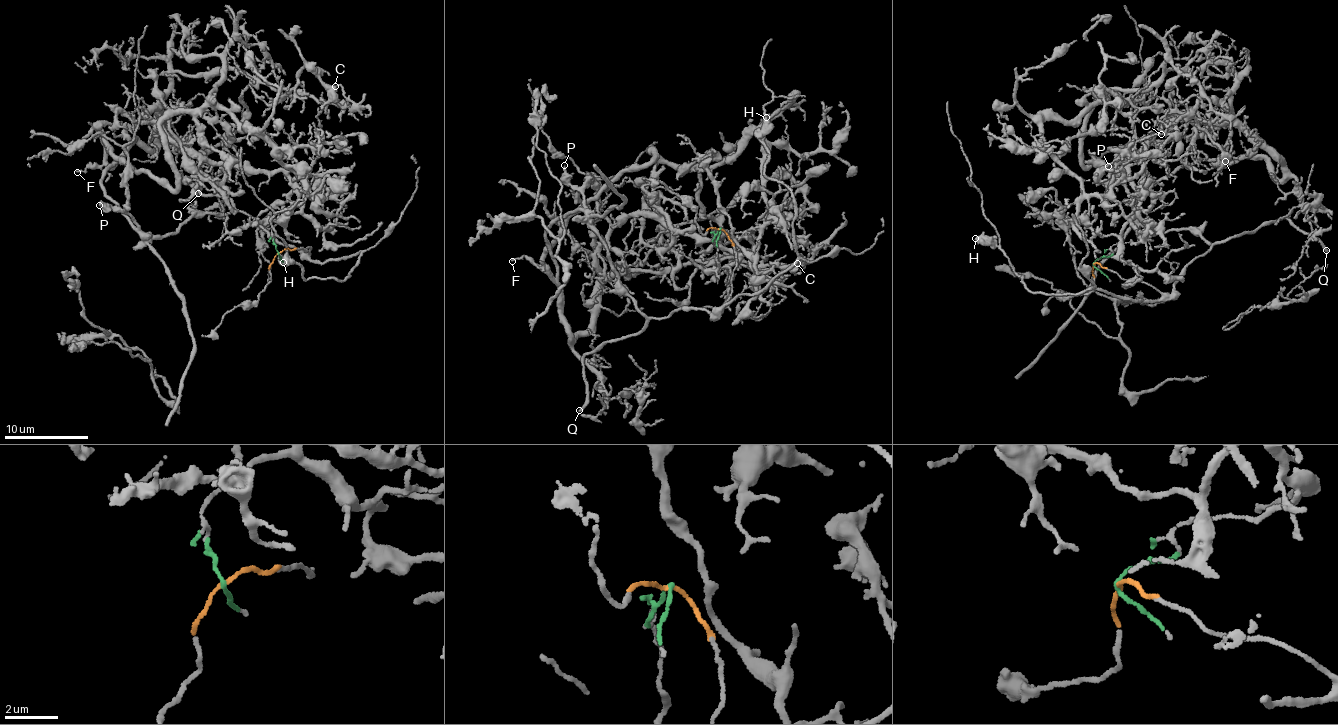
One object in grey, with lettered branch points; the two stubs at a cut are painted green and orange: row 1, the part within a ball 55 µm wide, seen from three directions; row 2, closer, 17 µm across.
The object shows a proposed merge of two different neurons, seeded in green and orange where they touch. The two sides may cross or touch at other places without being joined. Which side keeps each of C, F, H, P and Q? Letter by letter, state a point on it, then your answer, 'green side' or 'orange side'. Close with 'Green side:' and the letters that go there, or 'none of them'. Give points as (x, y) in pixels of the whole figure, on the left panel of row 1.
C: place (335, 86); green side
F: place (77, 172); green side
H: place (283, 262); orange side
P: place (99, 205); orange side
Q: place (198, 193); orange side
Green side: C, F

